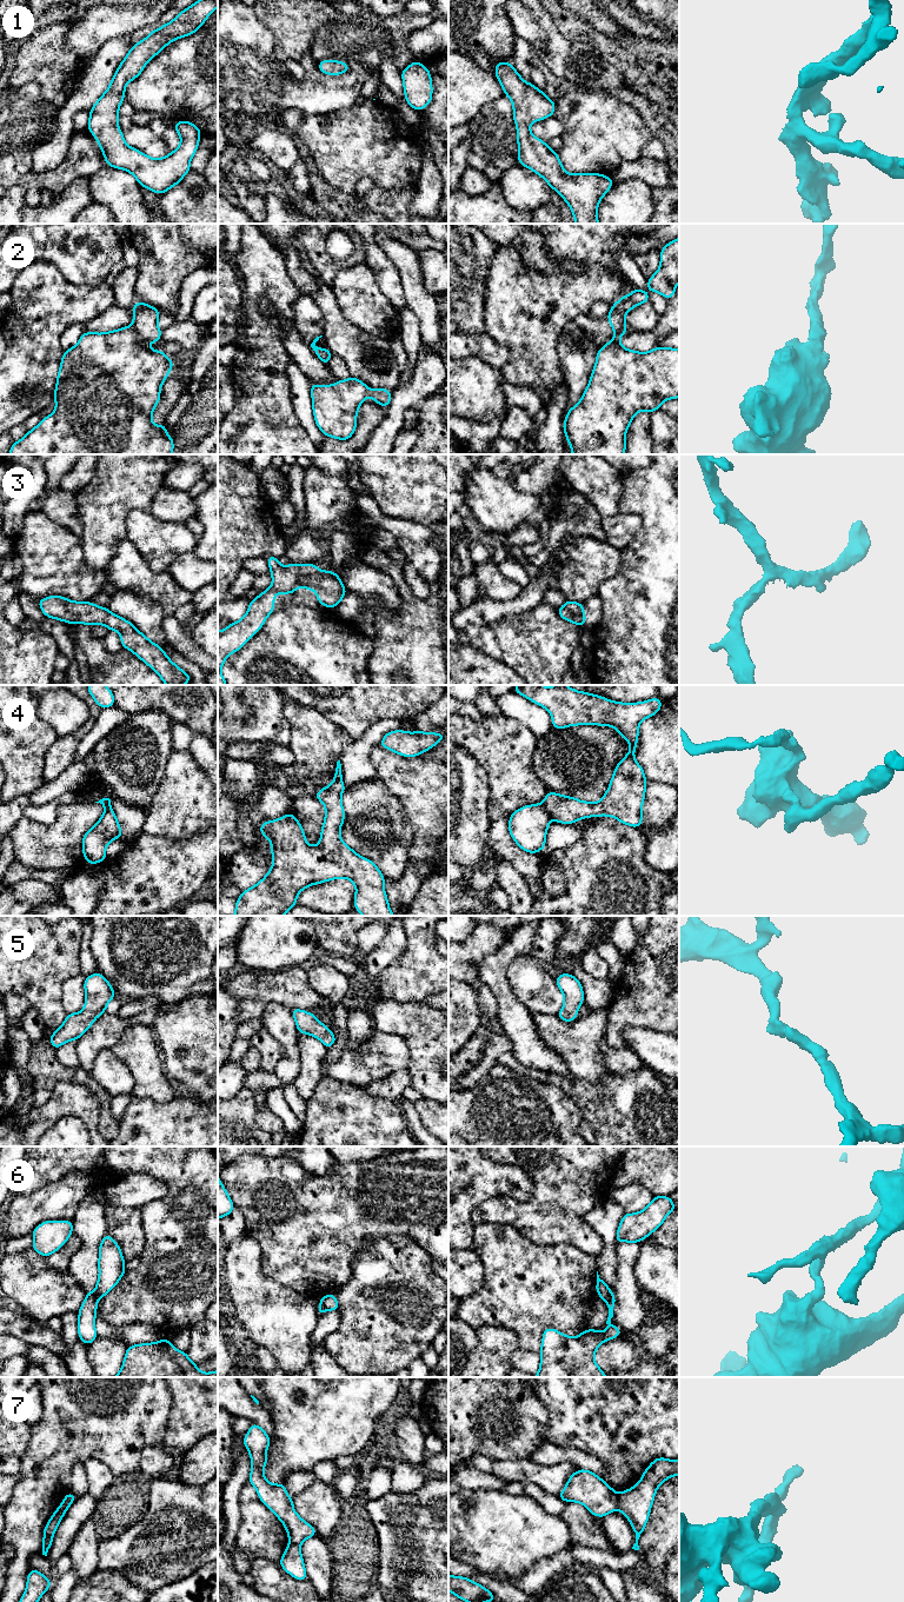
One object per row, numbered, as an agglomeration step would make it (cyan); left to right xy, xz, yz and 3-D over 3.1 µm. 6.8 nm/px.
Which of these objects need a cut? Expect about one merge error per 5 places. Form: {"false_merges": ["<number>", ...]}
{"false_merges": ["2", "4", "6", "7"]}

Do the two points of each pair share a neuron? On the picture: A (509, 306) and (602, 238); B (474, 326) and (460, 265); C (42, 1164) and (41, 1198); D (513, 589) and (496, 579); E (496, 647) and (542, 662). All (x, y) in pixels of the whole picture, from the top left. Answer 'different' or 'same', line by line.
A: same
B: same
C: different
D: same
E: same

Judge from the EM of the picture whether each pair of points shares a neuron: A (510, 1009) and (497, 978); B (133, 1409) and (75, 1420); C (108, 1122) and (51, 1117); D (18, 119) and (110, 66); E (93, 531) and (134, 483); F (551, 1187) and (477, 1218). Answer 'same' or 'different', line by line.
A: same
B: same
C: different
D: different
E: same
F: same

